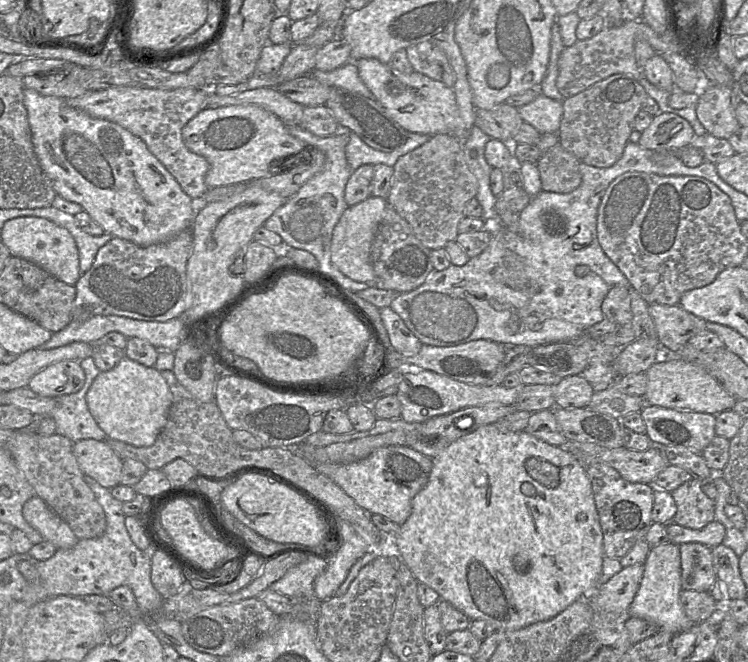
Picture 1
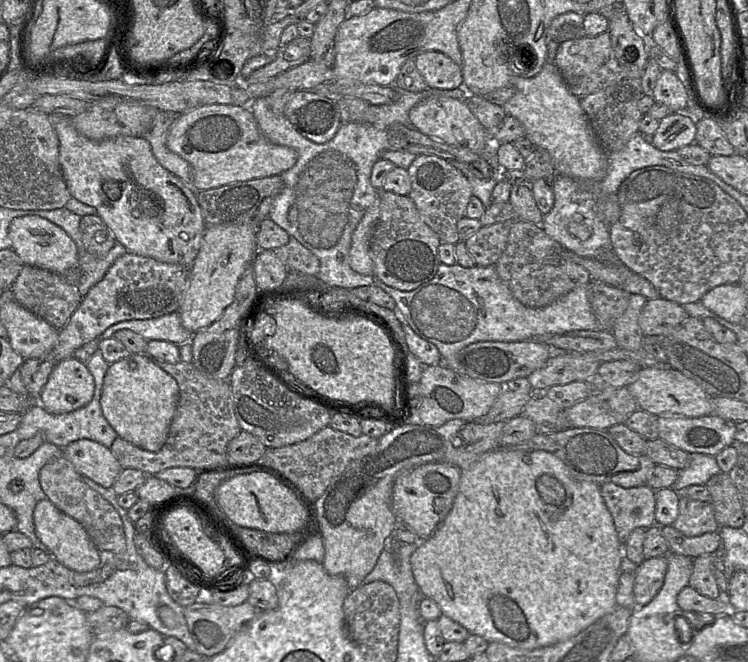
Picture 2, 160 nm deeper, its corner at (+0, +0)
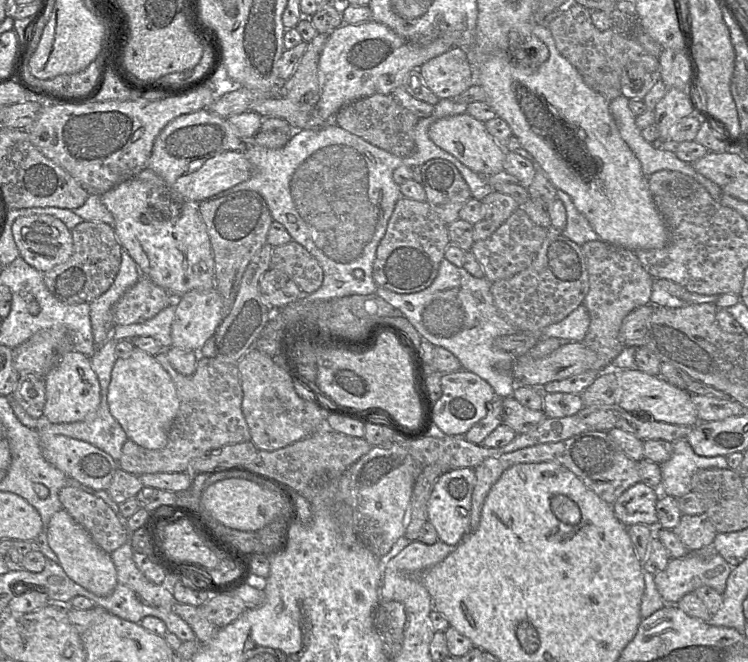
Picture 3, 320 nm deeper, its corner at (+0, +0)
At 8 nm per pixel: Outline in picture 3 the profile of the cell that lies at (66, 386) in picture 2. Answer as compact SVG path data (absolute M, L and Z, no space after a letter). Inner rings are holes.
M75 350L63 353L45 375L45 405L43 417L50 423L72 423L94 416L100 404L100 385L91 367L90 357Z

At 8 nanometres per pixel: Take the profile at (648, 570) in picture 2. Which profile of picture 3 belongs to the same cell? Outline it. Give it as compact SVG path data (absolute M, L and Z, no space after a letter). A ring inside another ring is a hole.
M695 551L683 558L671 558L667 567L654 575L656 588L666 604L677 604L680 599L694 592L701 586L709 586L723 594L732 566L718 553L708 551Z

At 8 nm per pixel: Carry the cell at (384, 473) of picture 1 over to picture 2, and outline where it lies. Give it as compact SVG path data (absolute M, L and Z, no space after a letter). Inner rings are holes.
M444 462L420 465L400 474L393 485L391 503L398 521L403 522L421 540L428 539L450 511L458 492L461 469Z

